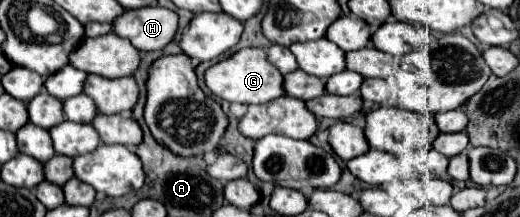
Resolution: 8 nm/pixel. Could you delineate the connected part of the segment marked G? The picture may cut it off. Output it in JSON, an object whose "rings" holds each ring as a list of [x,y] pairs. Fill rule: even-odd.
{"rings":[[[243,48],[235,52],[229,60],[217,62],[205,72],[205,84],[215,96],[239,104],[265,104],[285,94],[283,74],[267,60],[263,48]]]}

